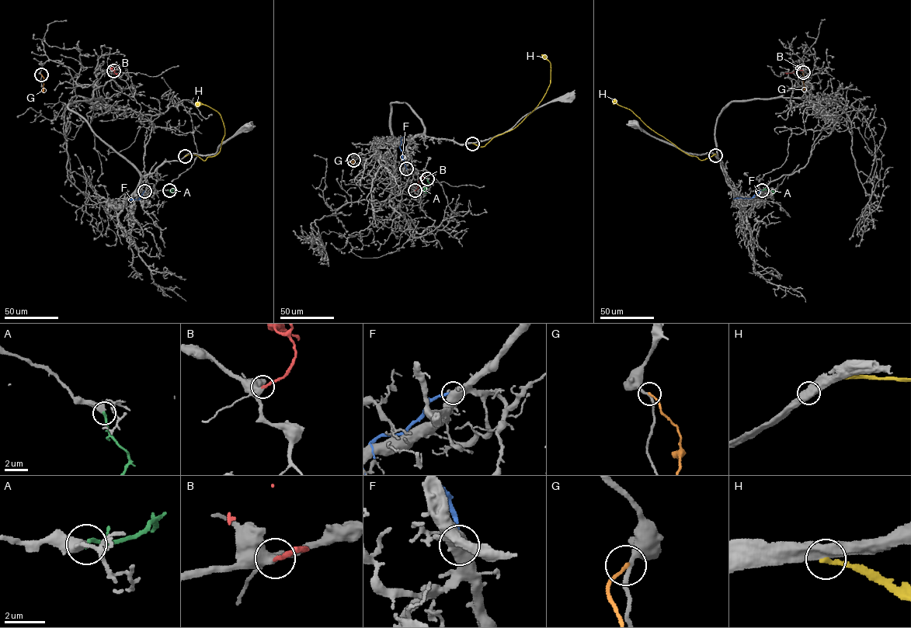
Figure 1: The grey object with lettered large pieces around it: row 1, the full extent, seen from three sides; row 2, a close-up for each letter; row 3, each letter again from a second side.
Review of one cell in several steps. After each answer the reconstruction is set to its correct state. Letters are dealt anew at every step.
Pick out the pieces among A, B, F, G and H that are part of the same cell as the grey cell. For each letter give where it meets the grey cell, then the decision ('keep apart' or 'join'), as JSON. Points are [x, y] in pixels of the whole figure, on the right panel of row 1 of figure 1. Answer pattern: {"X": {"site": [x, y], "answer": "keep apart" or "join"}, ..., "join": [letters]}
{"A": {"site": [762, 190], "answer": "keep apart"}, "B": {"site": [802, 71], "answer": "join"}, "F": {"site": [762, 190], "answer": "keep apart"}, "G": {"site": [803, 72], "answer": "keep apart"}, "H": {"site": [715, 155], "answer": "keep apart"}, "join": ["B"]}

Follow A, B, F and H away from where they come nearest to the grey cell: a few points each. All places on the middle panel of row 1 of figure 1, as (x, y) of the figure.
A: (427, 178), (429, 184), (423, 189), (426, 192)
B: (415, 190), (425, 175)
F: (406, 168), (399, 146), (402, 137)
H: (472, 143), (485, 146), (497, 135), (512, 129), (537, 107), (550, 82), (551, 64), (541, 54)

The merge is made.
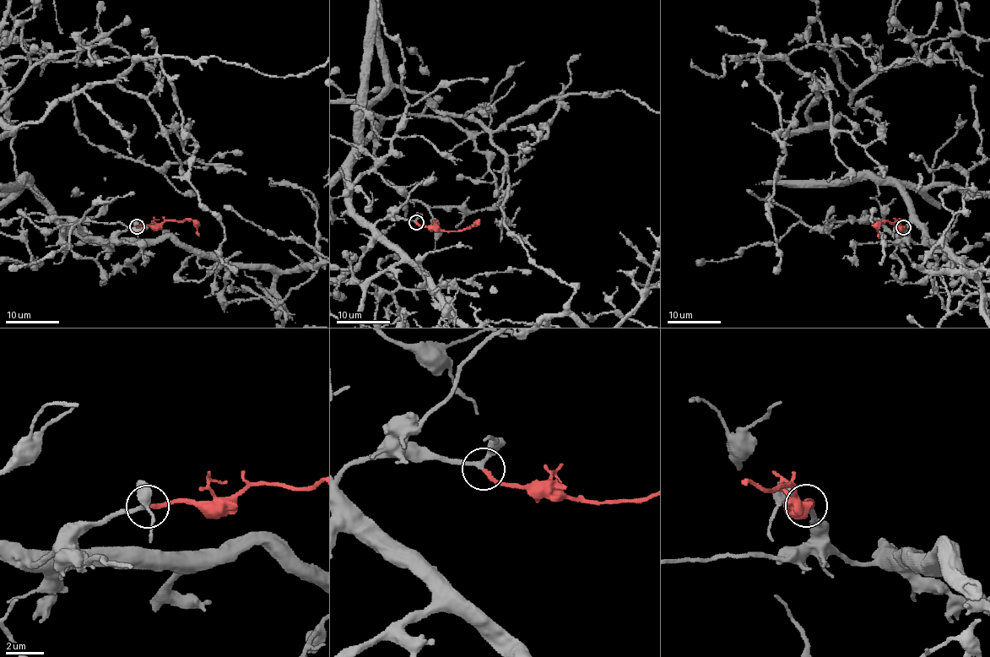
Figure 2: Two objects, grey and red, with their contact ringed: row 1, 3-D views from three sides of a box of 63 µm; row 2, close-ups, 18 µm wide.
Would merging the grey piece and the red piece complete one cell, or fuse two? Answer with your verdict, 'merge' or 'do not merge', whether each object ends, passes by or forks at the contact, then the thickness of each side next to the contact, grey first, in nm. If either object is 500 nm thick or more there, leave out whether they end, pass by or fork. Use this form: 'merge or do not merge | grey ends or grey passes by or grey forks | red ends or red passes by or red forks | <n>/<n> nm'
merge | grey passes by | red ends | 180/200 nm

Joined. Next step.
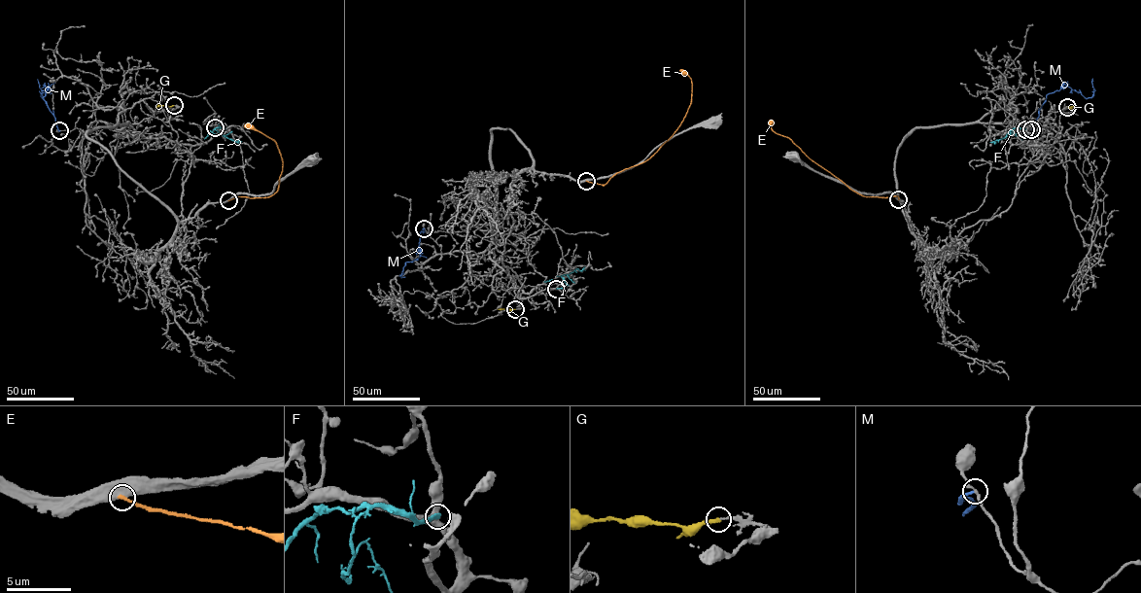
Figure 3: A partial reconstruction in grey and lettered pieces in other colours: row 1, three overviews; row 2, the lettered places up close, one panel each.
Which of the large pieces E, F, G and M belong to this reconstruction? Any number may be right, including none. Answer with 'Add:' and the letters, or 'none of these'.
Add: G

